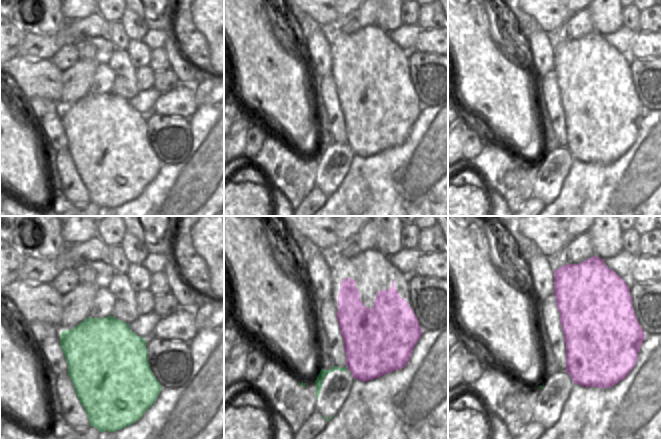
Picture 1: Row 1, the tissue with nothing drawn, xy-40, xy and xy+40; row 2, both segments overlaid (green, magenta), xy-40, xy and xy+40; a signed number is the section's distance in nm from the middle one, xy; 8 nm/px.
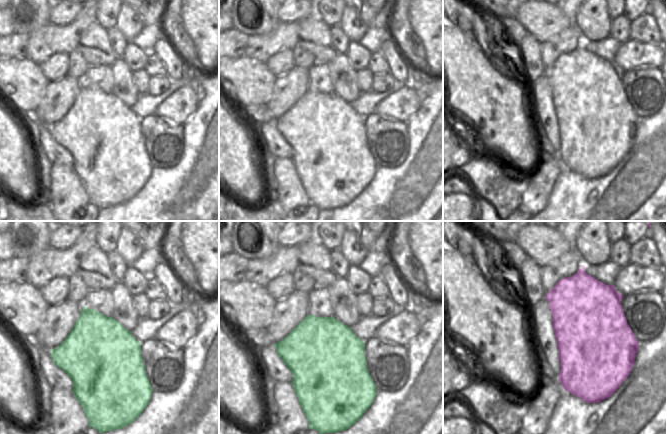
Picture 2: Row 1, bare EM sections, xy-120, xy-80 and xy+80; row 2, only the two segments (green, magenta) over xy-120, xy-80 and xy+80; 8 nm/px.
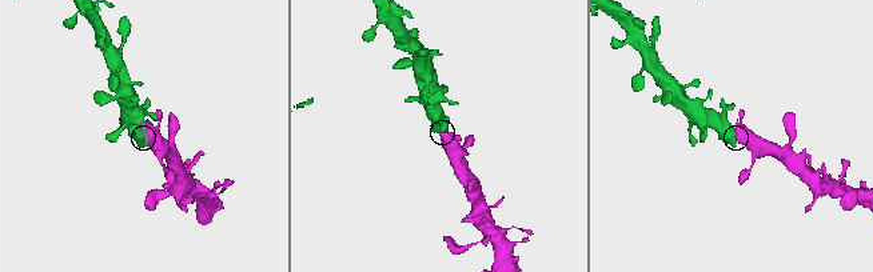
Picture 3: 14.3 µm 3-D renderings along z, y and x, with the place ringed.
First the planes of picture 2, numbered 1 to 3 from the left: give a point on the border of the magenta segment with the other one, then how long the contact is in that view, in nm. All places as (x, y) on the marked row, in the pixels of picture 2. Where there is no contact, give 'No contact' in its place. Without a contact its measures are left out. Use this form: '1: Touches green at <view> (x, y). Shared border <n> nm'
1: No contact
2: No contact
3: No contact

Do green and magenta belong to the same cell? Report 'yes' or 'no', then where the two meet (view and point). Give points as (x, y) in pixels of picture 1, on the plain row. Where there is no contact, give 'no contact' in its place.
yes | xy (347, 145)

